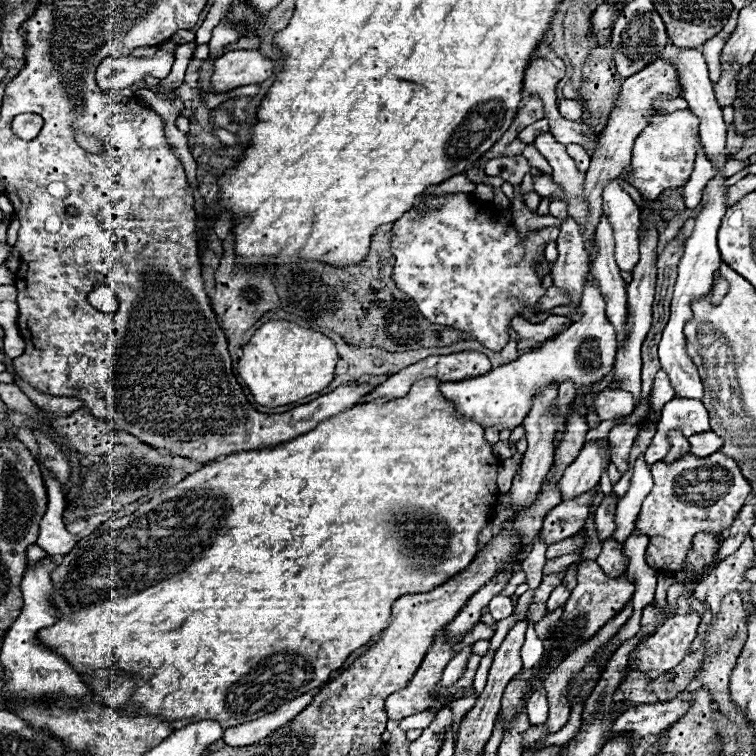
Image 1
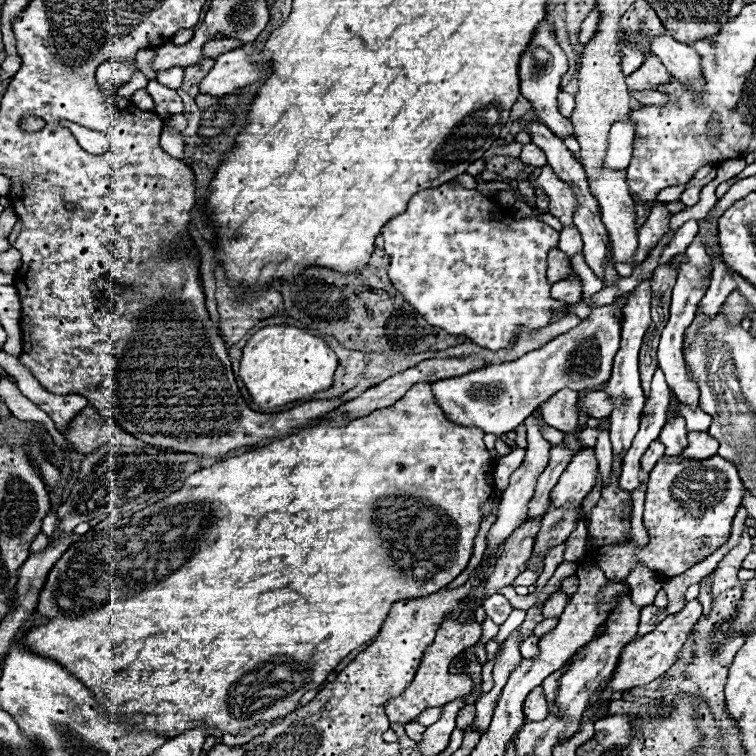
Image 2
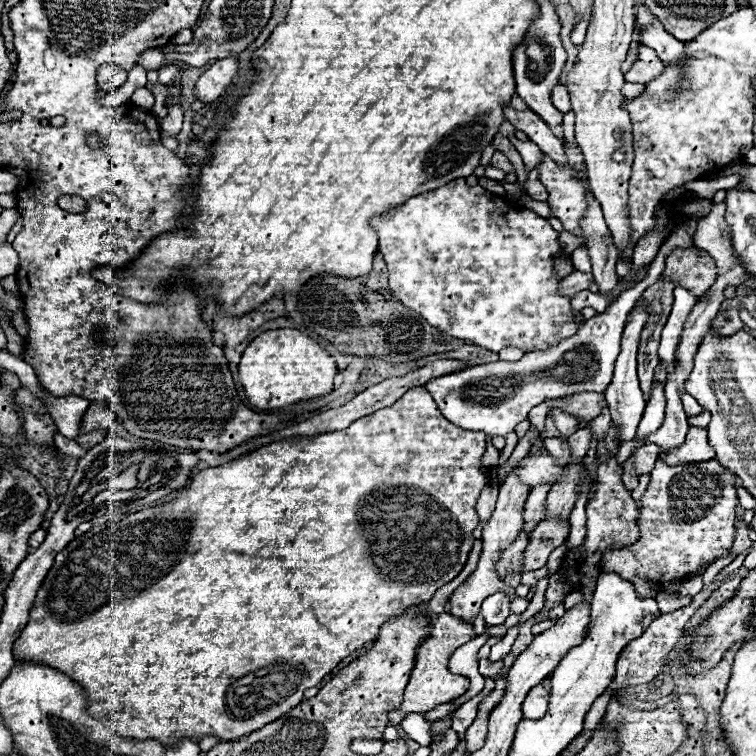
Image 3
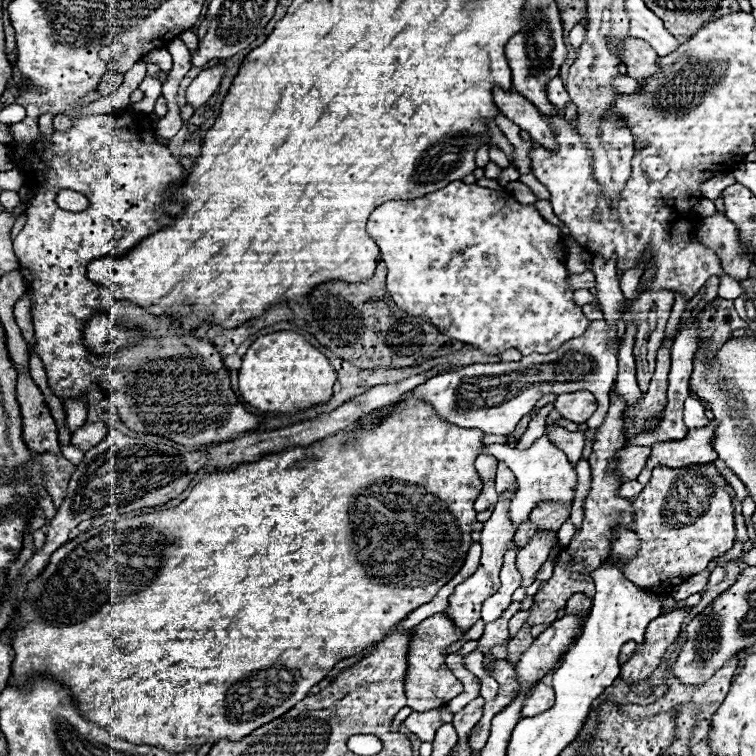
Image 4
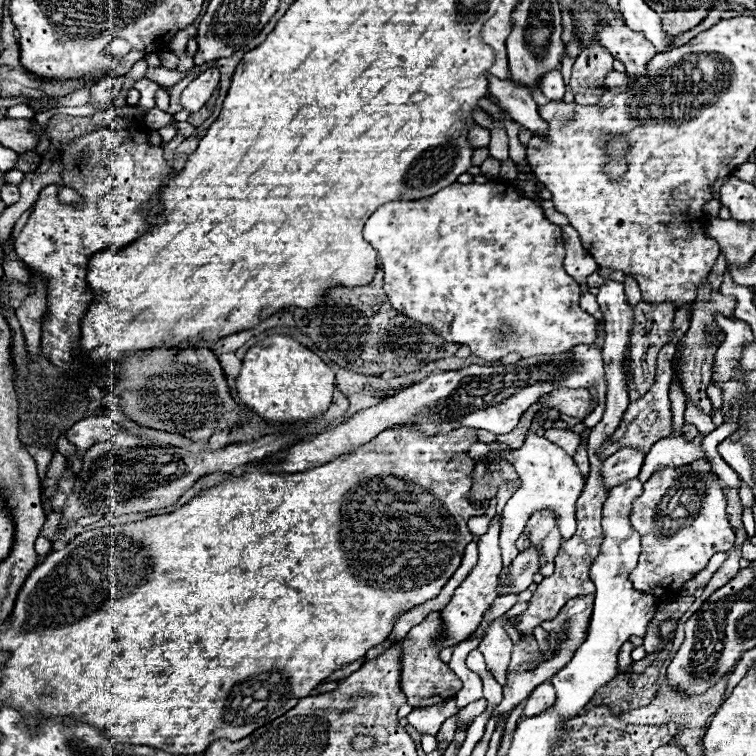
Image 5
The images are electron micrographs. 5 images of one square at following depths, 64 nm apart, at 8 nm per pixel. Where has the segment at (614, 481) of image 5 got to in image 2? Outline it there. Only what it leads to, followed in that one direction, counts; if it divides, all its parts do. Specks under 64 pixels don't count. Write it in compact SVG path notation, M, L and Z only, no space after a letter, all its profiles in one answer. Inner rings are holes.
M654 440L650 446L648 446L648 450L644 452L644 456L642 456L642 460L640 460L640 466L642 466L642 470L652 470L654 468L654 464L660 460L664 456L664 444L660 442L660 440Z

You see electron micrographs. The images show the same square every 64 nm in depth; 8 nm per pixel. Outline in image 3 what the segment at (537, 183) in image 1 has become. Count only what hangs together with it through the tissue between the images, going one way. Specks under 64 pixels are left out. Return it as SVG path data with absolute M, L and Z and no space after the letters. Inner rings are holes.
M544 156L544 160L538 164L540 170L540 182L546 186L550 198L548 198L548 206L552 216L556 216L564 230L574 232L576 236L584 238L578 220L584 214L586 208L586 198L584 198L584 186L580 184L580 180L566 168L556 166L548 156Z

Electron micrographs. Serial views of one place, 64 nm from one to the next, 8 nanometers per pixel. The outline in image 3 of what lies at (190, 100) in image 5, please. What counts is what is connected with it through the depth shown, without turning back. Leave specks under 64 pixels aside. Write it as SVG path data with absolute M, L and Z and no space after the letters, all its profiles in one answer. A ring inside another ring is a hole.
M228 56L218 60L208 72L204 72L194 88L194 94L202 102L212 102L222 96L230 86L232 80L240 74L240 56Z

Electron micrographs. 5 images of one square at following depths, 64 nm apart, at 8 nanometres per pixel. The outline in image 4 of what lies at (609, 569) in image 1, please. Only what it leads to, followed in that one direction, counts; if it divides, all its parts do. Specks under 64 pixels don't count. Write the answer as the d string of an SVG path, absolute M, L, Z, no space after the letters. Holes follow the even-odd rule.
M714 462L682 468L656 466L650 482L634 498L634 526L640 532L636 558L622 566L624 576L638 588L670 594L692 574L706 570L708 562L734 546L732 490Z

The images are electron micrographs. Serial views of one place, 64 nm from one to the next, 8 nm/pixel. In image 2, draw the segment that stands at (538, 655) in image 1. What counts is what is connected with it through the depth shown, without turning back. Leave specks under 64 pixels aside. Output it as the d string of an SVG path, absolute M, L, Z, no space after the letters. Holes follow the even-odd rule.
M531 635L520 645L520 653L523 658L531 659L538 655L538 640L538 637Z

